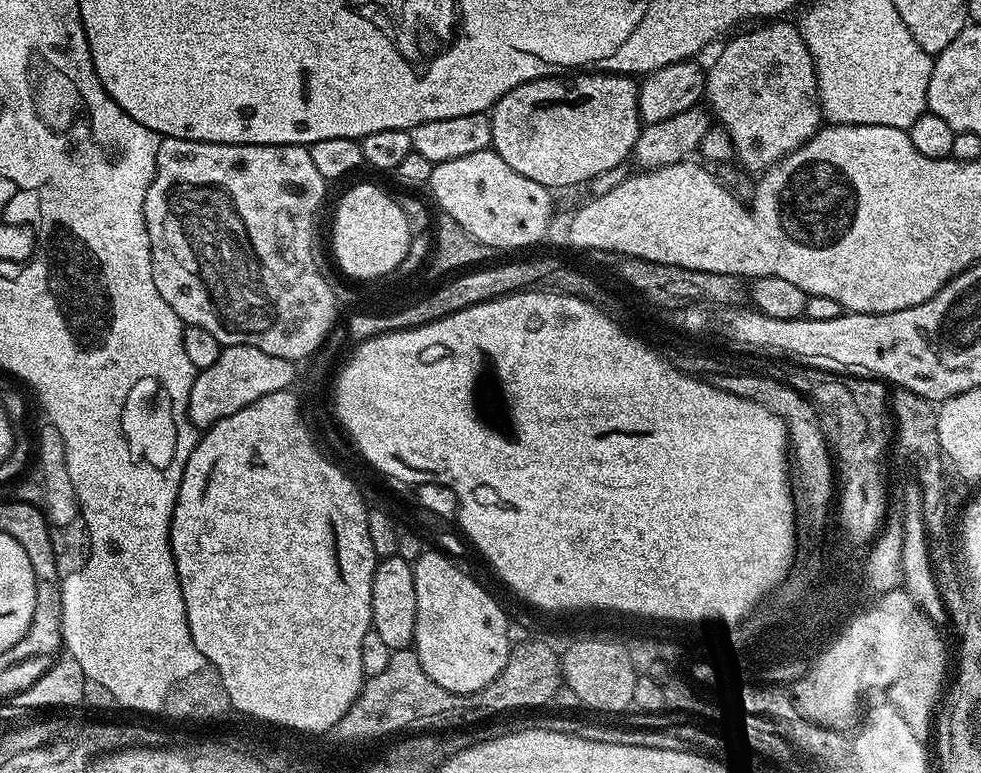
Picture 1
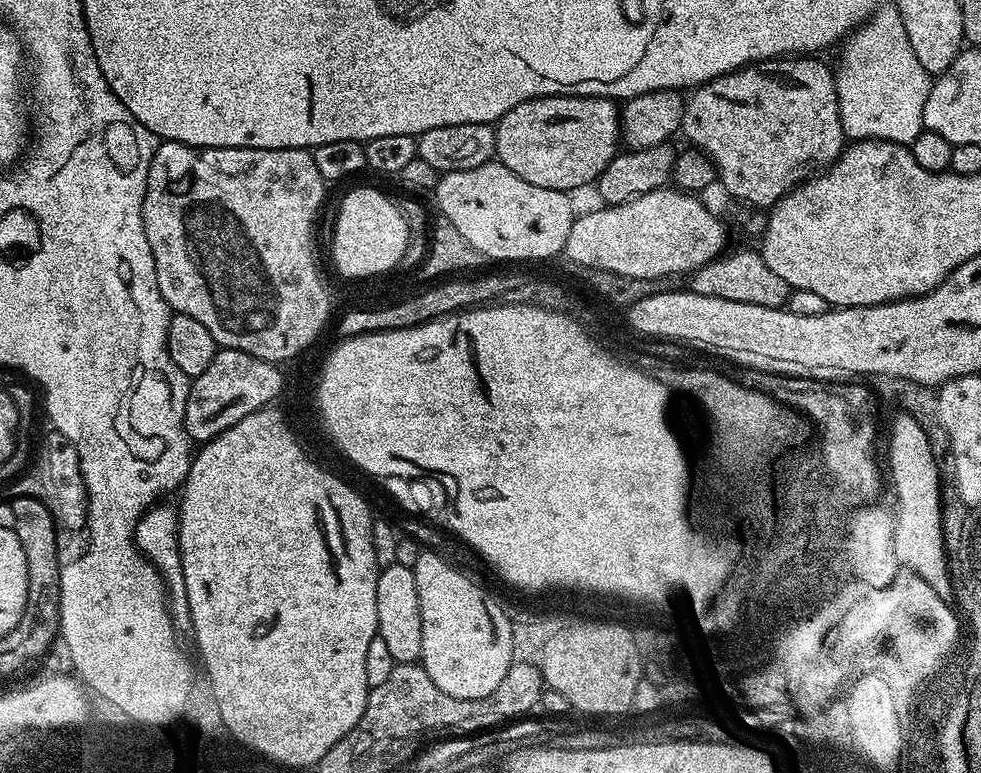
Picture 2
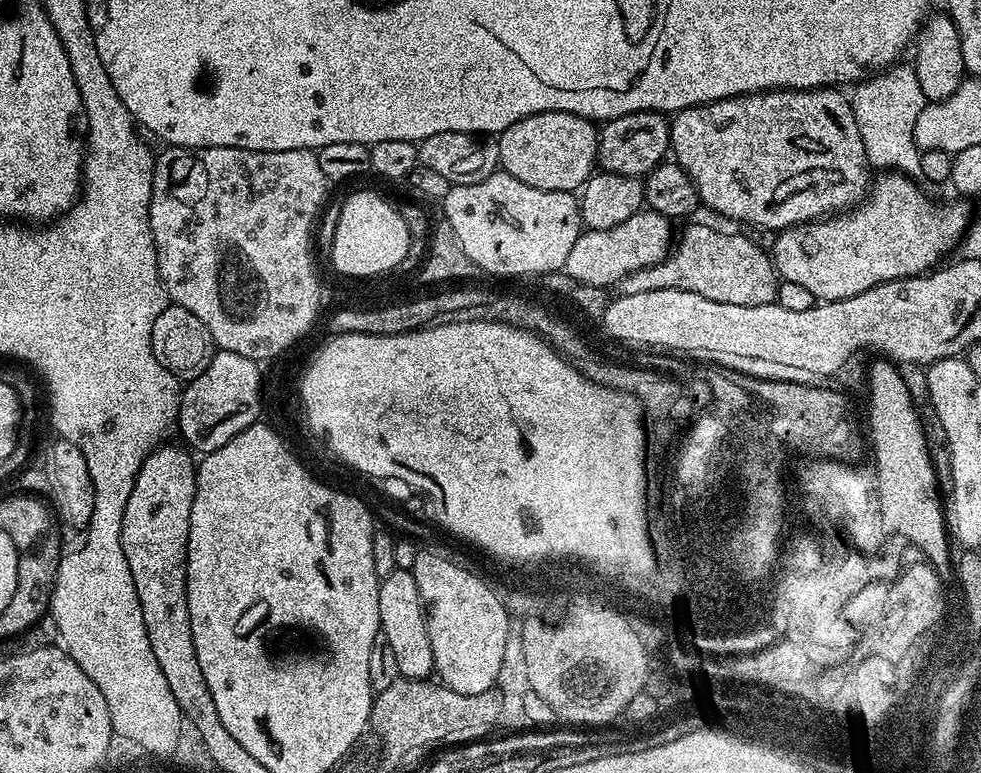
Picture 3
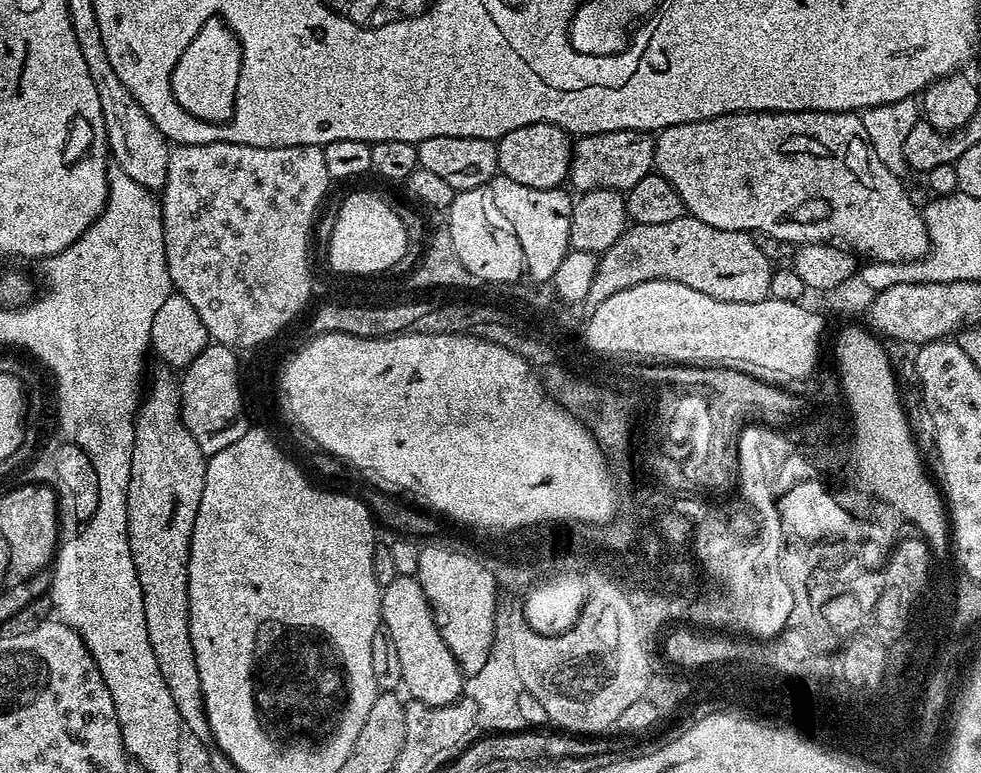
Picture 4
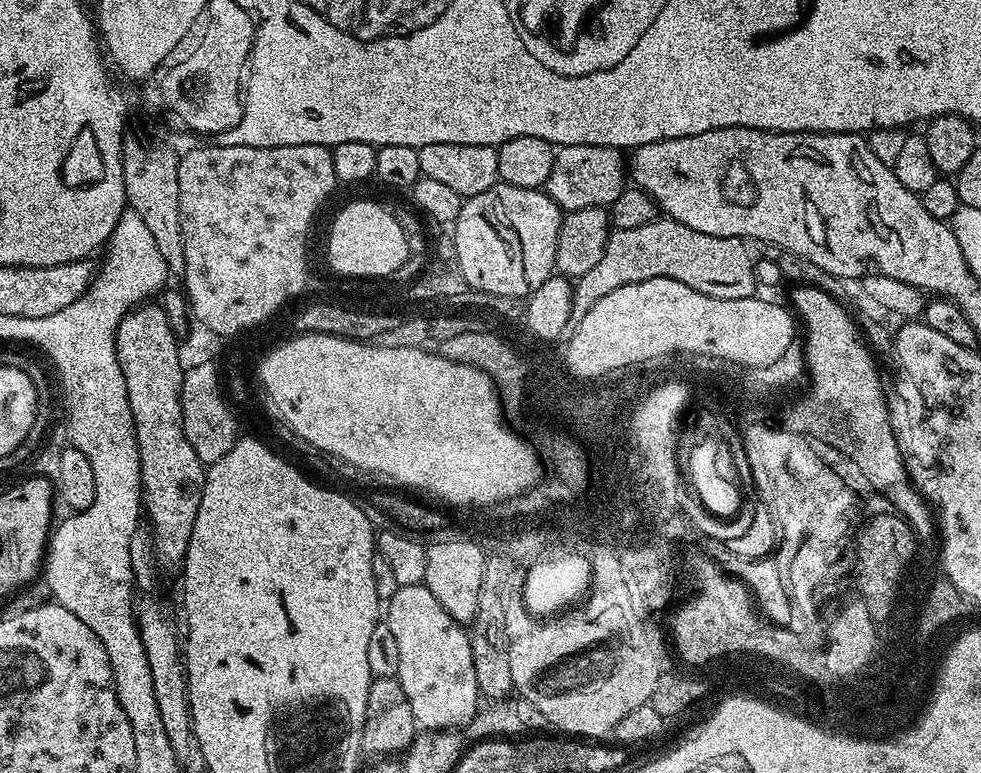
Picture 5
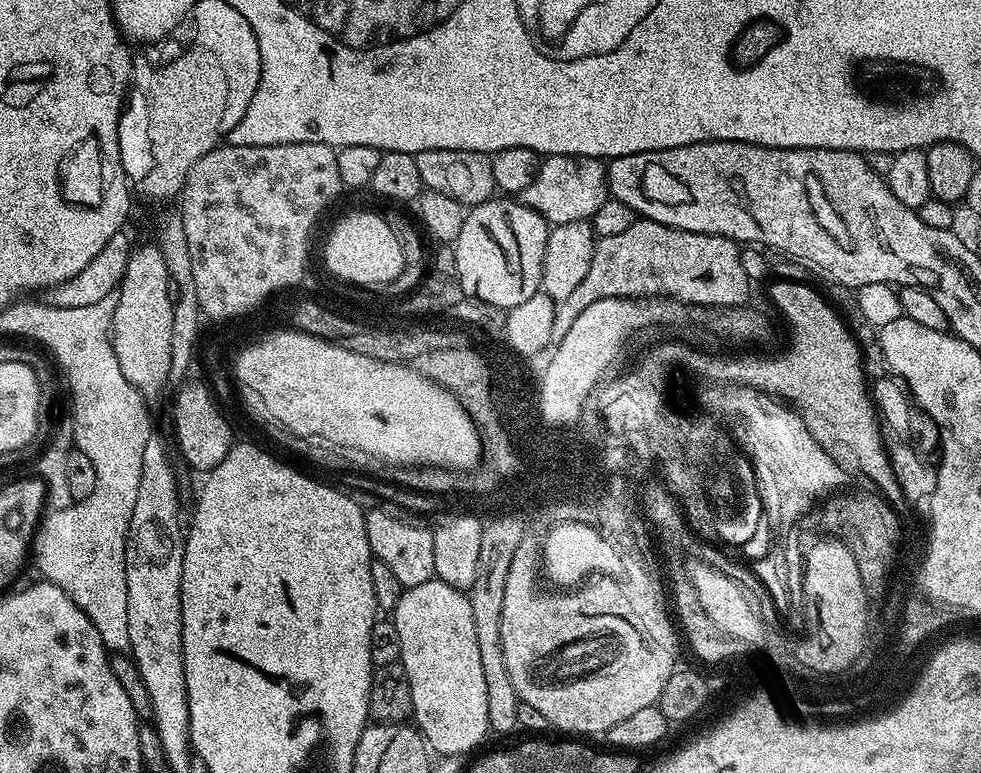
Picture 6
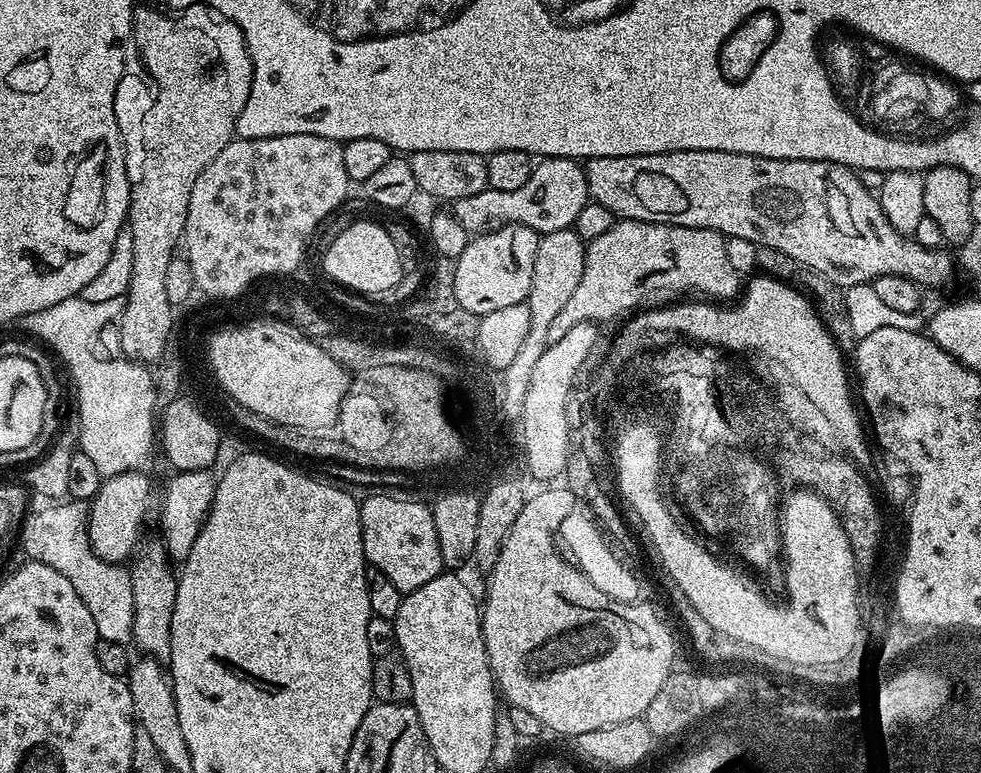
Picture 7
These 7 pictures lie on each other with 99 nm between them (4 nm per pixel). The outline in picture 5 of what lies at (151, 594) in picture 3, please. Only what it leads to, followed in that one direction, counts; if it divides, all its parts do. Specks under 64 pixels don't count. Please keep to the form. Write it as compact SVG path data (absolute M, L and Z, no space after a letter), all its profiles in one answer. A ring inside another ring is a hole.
M148 302L127 312L116 331L116 357L126 382L128 405L132 415L134 434L140 451L140 486L142 489L142 508L146 520L152 523L150 547L155 563L161 569L179 569L184 562L184 555L190 546L190 534L194 530L194 518L198 518L198 506L202 502L204 473L206 466L194 454L194 446L184 433L184 419L180 405L180 391L185 370L179 365L178 336L168 322L168 316L160 306Z

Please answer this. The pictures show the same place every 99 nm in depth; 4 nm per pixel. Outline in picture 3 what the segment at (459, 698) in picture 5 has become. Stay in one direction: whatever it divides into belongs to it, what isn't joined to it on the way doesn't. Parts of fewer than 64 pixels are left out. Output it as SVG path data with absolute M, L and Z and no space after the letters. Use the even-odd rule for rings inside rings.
M395 568L388 576L380 581L378 590L378 614L380 615L380 630L390 642L390 650L394 650L394 659L398 662L400 676L406 679L428 680L433 675L434 654L428 637L428 621L424 610L424 604L418 594L418 582L414 582L414 574L406 568Z

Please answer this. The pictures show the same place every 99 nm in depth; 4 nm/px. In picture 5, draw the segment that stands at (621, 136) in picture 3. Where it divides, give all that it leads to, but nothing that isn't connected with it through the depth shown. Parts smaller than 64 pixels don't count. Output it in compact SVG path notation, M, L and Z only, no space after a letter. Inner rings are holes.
M566 146L554 152L554 166L543 191L565 213L587 208L607 209L626 187L626 156L610 146Z

